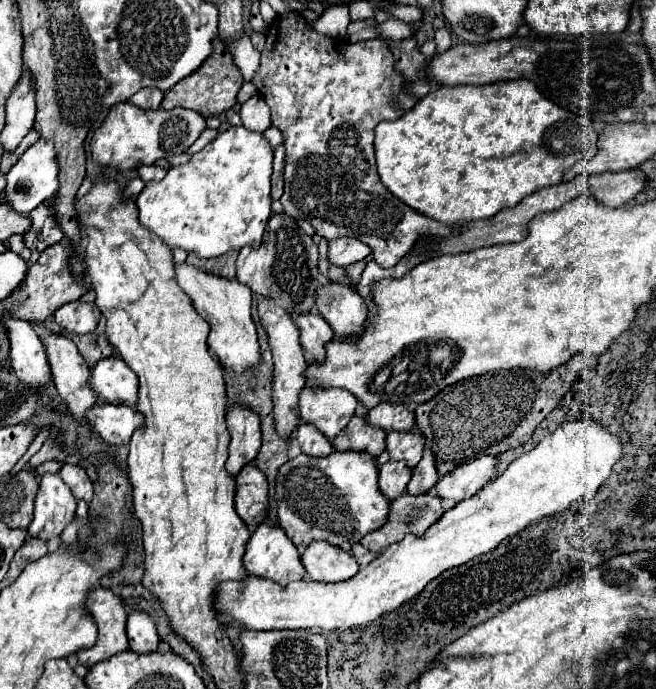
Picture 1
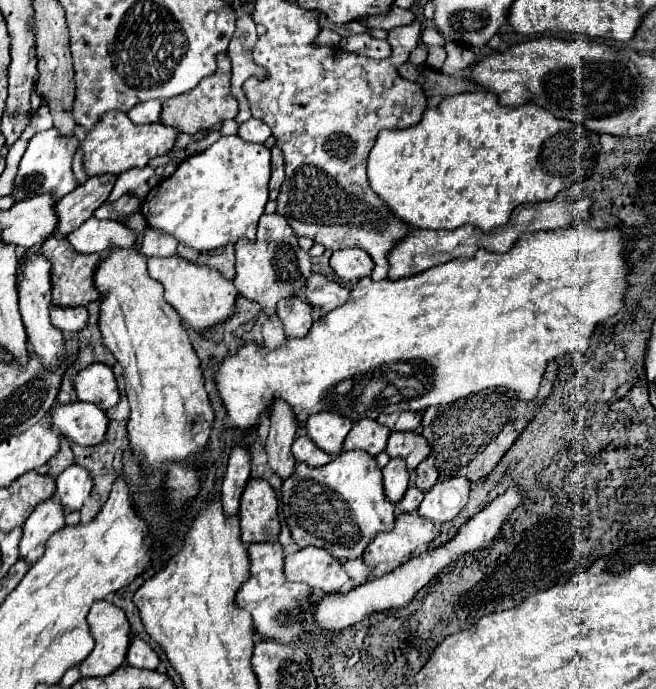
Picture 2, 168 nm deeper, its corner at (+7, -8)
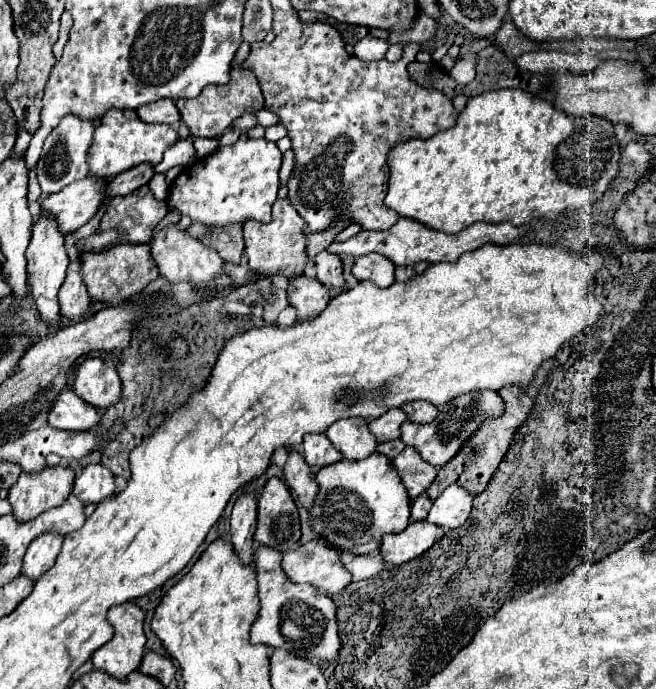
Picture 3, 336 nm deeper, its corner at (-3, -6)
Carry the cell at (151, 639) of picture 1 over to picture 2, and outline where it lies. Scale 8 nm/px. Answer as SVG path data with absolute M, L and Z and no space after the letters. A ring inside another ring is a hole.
M132 639L126 663L138 669L156 669L160 665L160 659L148 643L144 643L142 639Z

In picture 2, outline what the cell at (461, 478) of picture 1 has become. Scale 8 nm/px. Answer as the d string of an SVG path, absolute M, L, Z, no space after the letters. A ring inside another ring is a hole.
M454 477L434 485L418 509L420 517L426 517L434 523L452 521L466 505L470 491L470 481L466 477Z

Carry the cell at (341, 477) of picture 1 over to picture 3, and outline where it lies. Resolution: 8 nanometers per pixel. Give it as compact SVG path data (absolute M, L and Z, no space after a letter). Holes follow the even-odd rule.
M326 435L304 437L302 449L310 467L322 467L316 473L318 493L310 509L310 527L332 547L352 555L368 555L380 547L382 535L406 529L410 523L410 497L386 455L374 451L360 461L342 459L342 453L334 449Z

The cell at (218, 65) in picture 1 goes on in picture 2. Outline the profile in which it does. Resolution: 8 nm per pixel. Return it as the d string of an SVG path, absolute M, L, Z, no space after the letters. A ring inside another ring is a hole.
M228 55L218 57L218 71L206 79L202 79L192 91L184 95L176 95L174 99L168 99L162 103L162 123L168 127L176 127L180 133L198 133L198 131L210 131L214 125L234 119L238 115L238 101L230 95L230 59Z

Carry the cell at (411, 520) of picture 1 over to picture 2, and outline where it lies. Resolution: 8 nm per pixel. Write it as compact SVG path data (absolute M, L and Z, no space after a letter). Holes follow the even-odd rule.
M400 513L396 517L396 527L390 533L378 533L366 547L364 563L374 567L384 561L400 561L402 557L410 557L414 551L438 537L438 533L440 531L432 521L422 519L416 513Z

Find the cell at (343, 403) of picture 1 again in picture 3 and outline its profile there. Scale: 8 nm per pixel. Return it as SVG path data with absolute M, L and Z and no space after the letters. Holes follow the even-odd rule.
M362 417L338 419L328 427L326 437L346 459L364 459L376 449L376 439L368 431L368 421Z

